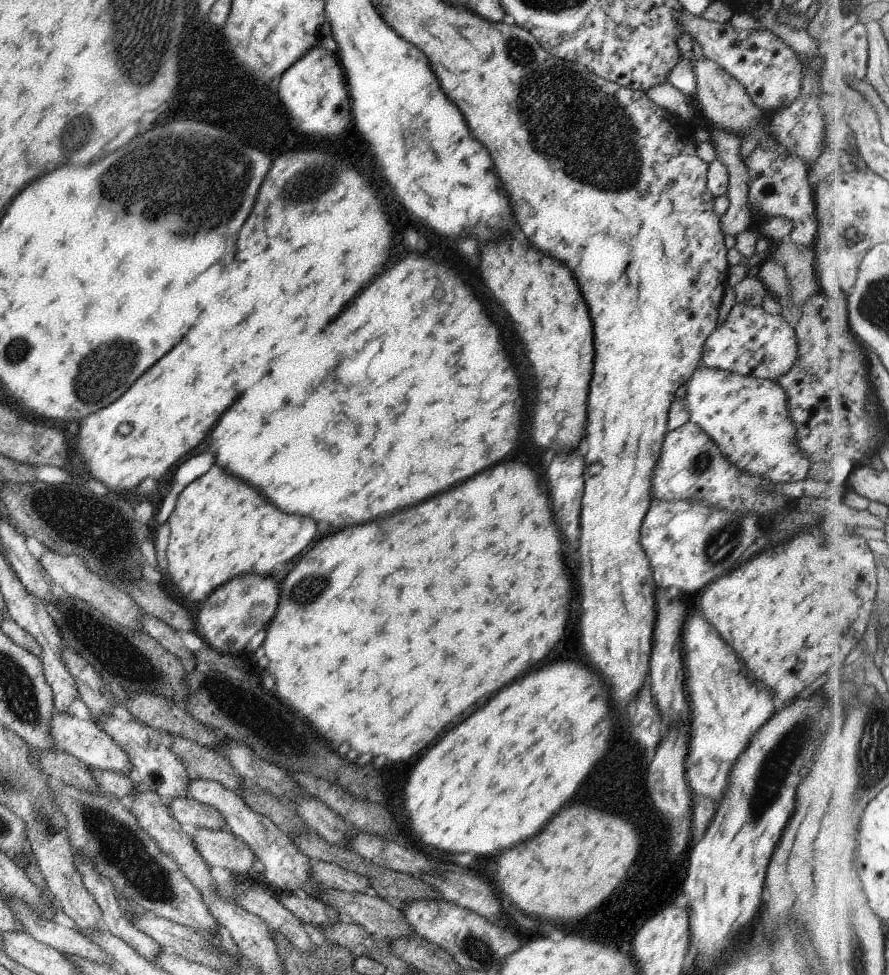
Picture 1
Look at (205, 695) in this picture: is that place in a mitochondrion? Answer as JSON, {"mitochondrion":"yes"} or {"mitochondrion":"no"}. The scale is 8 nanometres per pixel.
{"mitochondrion":"yes"}

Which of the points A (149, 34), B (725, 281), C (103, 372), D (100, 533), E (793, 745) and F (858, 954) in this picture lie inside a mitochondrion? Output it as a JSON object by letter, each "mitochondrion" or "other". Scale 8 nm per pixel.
{"A":"mitochondrion","B":"other","C":"mitochondrion","D":"mitochondrion","E":"mitochondrion","F":"mitochondrion"}

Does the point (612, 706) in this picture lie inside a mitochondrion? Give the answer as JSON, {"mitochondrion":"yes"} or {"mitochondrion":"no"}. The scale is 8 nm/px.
{"mitochondrion":"no"}

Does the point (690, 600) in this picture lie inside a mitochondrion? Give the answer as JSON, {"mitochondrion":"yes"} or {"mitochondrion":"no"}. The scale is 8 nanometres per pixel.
{"mitochondrion":"no"}

